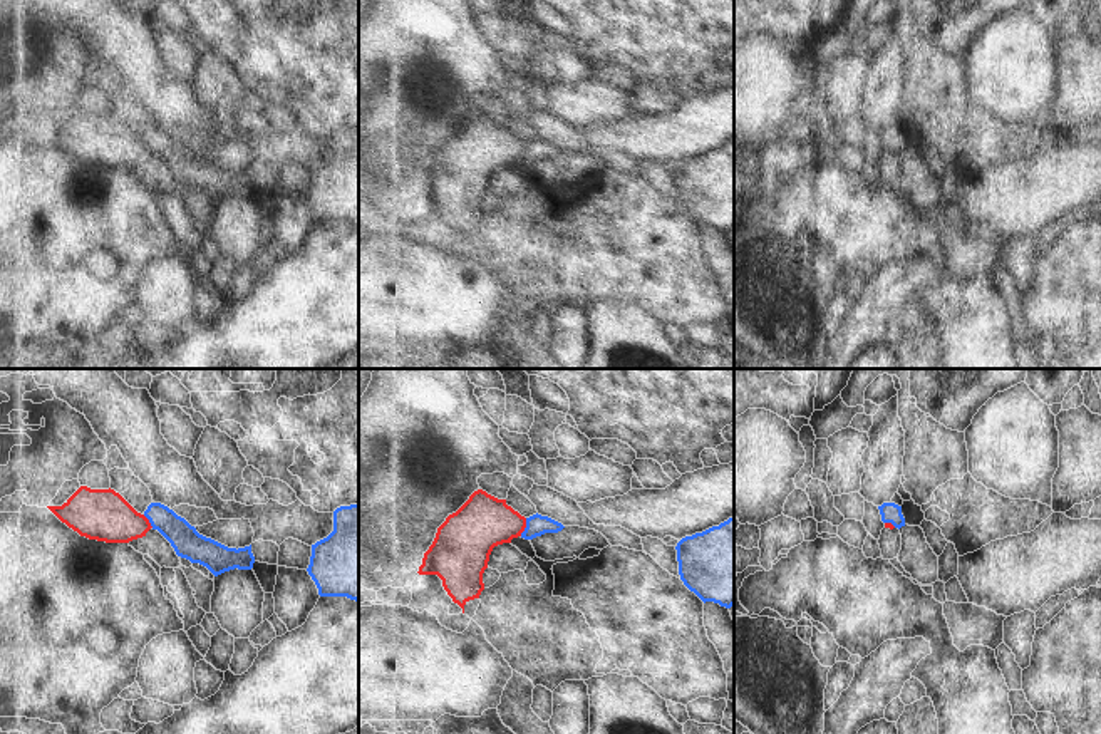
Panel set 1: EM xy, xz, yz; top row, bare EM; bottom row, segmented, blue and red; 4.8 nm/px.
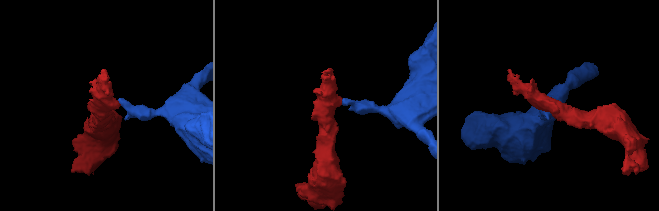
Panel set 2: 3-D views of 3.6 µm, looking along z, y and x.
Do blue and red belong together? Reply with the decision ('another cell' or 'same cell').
another cell

